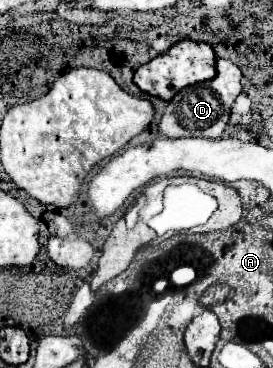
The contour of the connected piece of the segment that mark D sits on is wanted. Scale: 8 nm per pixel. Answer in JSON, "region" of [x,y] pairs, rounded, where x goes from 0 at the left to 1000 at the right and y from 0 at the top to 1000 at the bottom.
{"region":[[[835,160],[791,166],[791,209],[725,231],[696,231],[652,247],[608,285],[601,313],[579,334],[579,356],[608,372],[762,372],[791,378],[821,361],[835,334],[835,302],[857,269],[886,247],[886,193]]]}

